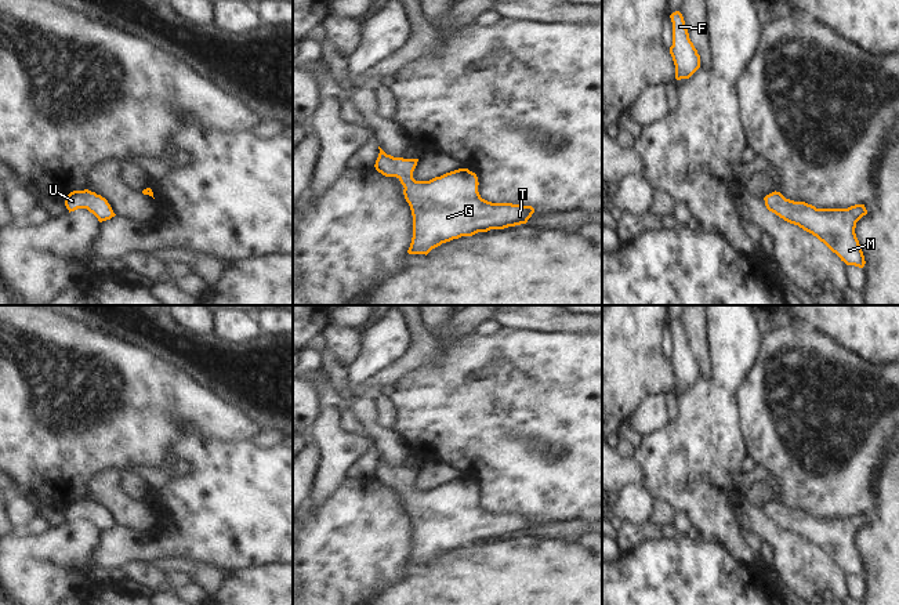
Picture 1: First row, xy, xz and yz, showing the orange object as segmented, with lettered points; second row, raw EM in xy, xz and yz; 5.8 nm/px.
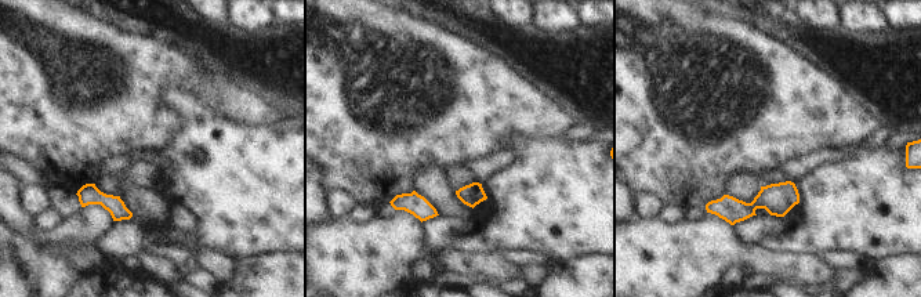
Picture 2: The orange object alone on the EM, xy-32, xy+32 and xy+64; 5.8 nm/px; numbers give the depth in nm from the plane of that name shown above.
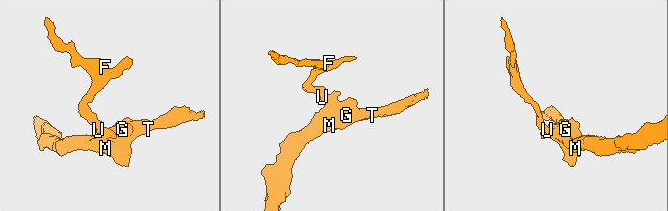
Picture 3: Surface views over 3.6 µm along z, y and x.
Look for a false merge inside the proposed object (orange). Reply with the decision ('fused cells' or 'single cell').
single cell

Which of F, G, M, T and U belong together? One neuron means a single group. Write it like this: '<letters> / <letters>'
F G M T U

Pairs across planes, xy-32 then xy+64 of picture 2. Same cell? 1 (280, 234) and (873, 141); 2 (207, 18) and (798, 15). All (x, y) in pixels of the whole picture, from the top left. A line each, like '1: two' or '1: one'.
1: two
2: one

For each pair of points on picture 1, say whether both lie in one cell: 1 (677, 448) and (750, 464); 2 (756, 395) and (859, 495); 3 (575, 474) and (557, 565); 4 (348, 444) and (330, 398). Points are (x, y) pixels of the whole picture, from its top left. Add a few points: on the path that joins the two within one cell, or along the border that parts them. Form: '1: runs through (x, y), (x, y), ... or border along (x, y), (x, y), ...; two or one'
1: border along (747, 453), (742, 471); two
2: runs through (774, 430), (790, 463), (811, 478), (825, 479); one
3: border along (530, 532), (572, 533); two
4: runs through (337, 433), (330, 426), (330, 409); one

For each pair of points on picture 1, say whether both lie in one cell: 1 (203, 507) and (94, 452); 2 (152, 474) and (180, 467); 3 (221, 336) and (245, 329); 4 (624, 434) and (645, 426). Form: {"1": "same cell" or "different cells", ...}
{"1": "different cells", "2": "same cell", "3": "same cell", "4": "different cells"}

